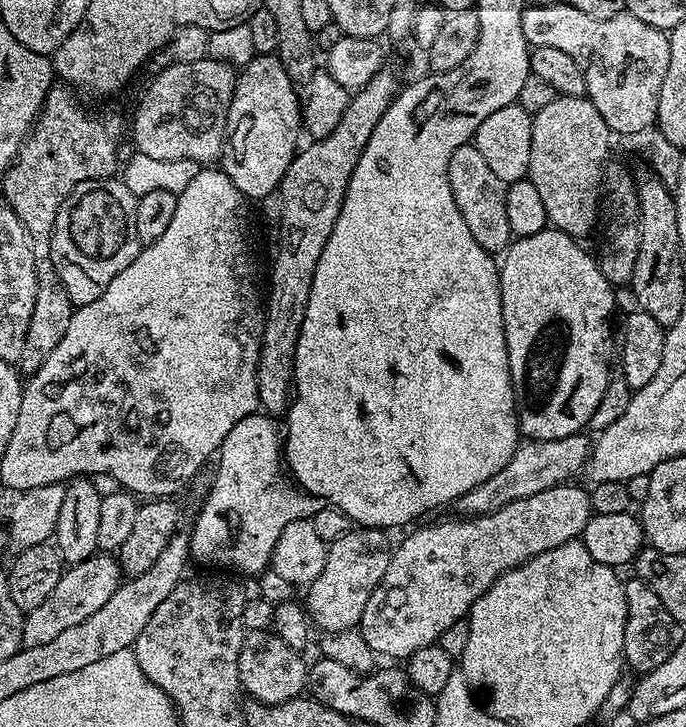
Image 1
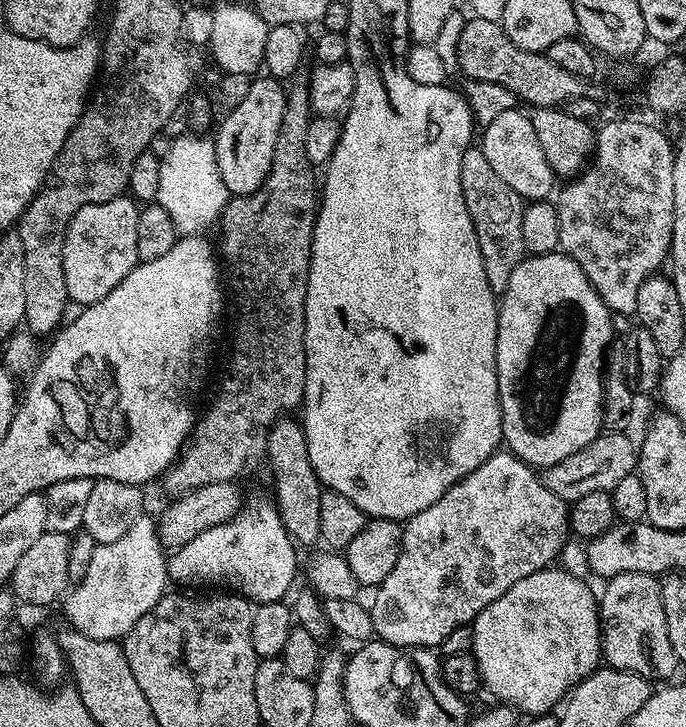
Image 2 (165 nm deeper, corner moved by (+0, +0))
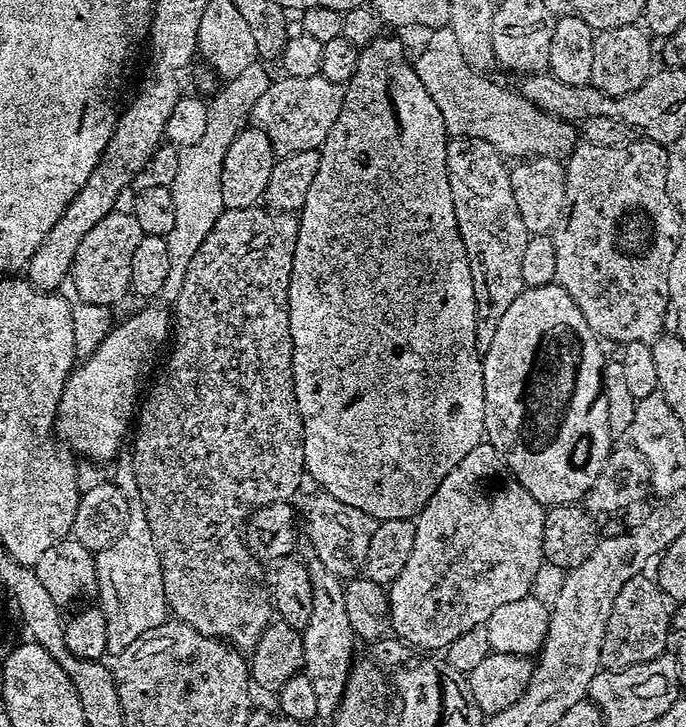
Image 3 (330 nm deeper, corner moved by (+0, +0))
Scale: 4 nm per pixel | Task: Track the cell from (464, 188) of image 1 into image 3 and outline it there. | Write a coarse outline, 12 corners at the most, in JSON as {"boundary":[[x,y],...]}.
{"boundary":[[448,142],[460,236],[478,265],[481,349],[526,285],[529,230],[490,142]]}

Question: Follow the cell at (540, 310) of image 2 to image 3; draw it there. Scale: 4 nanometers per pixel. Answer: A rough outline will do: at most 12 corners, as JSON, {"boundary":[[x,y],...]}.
{"boundary":[[567,287],[483,353],[487,443],[537,494],[612,452],[606,355]]}

